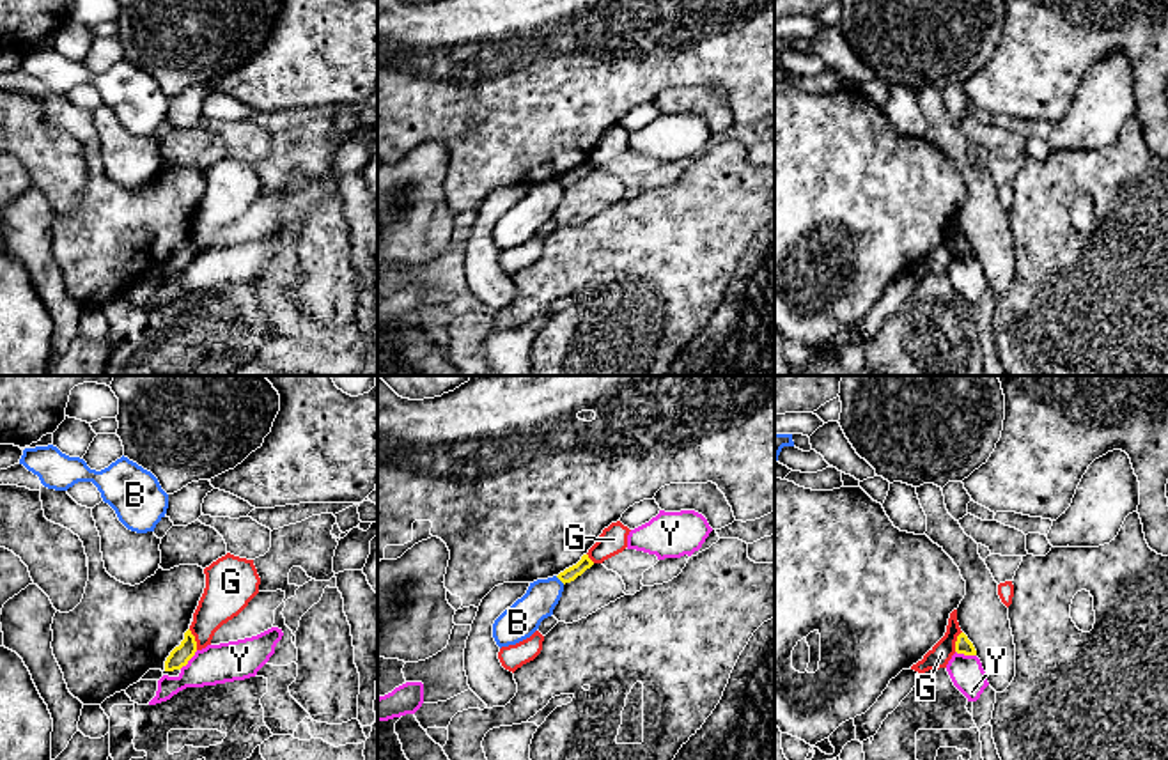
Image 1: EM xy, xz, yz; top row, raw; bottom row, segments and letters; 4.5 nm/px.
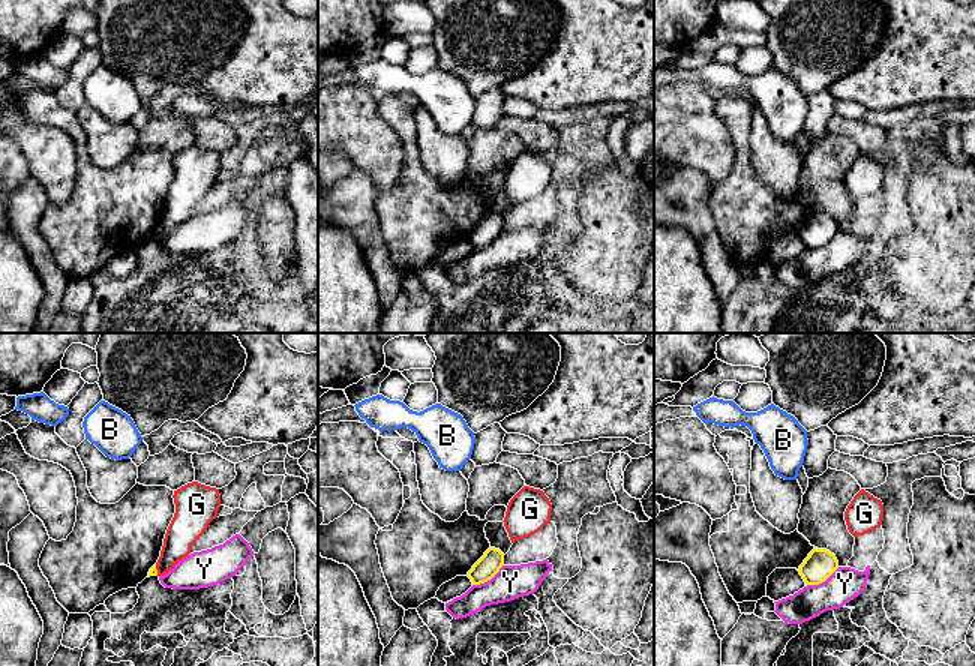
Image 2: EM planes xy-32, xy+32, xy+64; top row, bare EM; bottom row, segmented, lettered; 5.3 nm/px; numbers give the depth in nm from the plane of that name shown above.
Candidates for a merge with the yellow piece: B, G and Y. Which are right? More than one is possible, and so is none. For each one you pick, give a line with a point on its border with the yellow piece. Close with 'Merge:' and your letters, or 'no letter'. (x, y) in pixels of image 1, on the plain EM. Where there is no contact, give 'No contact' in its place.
Merge: no letter

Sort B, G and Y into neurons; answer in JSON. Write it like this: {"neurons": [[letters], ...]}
{"neurons": [["B"], ["G"], ["Y"]]}

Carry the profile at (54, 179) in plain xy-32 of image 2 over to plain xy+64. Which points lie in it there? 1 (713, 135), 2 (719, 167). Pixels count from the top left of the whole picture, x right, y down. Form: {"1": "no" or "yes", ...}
{"1": "yes", "2": "yes"}

